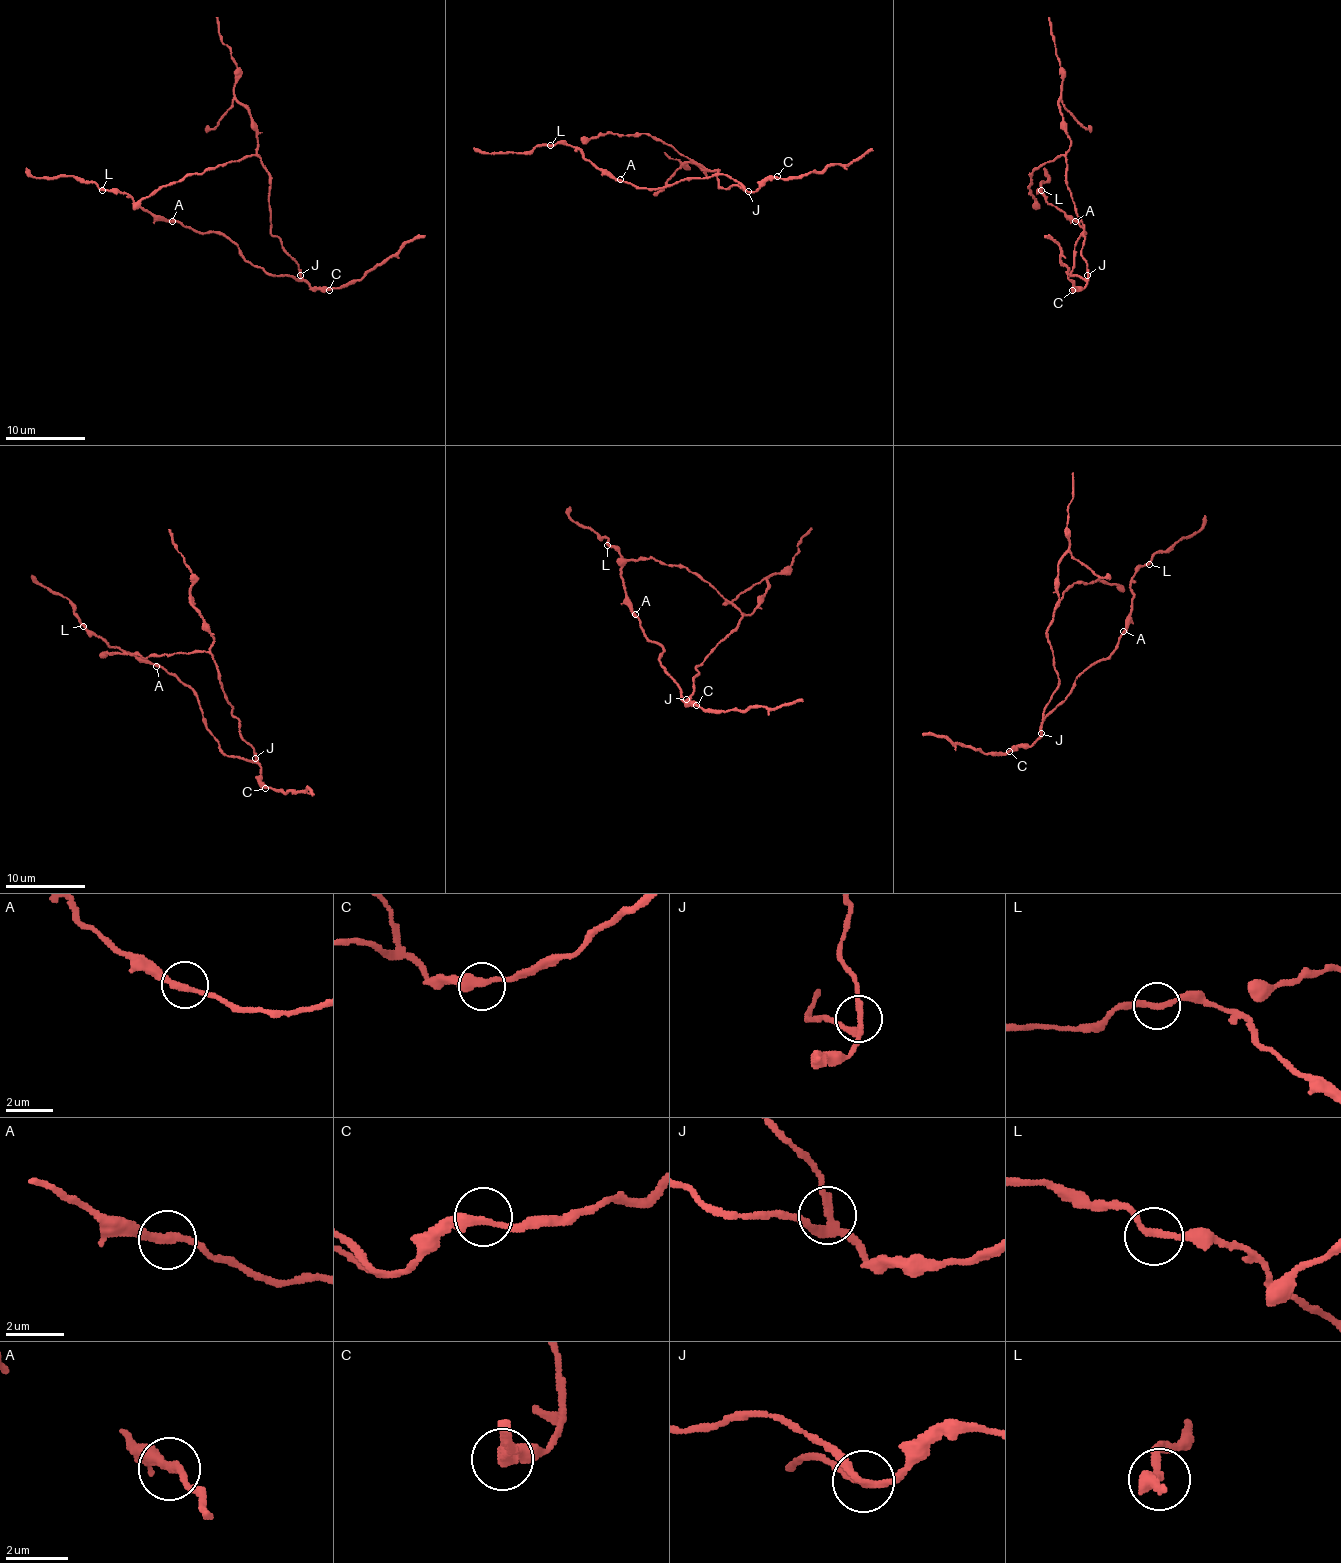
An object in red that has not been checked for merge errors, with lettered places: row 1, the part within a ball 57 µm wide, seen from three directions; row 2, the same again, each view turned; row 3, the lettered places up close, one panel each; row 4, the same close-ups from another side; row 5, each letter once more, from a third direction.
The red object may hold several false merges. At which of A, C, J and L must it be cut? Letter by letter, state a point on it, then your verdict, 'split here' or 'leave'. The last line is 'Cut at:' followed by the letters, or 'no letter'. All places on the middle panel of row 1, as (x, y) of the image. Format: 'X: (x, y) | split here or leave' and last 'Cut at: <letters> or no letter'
A: (620, 179) | leave
C: (777, 176) | leave
J: (748, 191) | split here
L: (550, 145) | leave
Cut at: J

